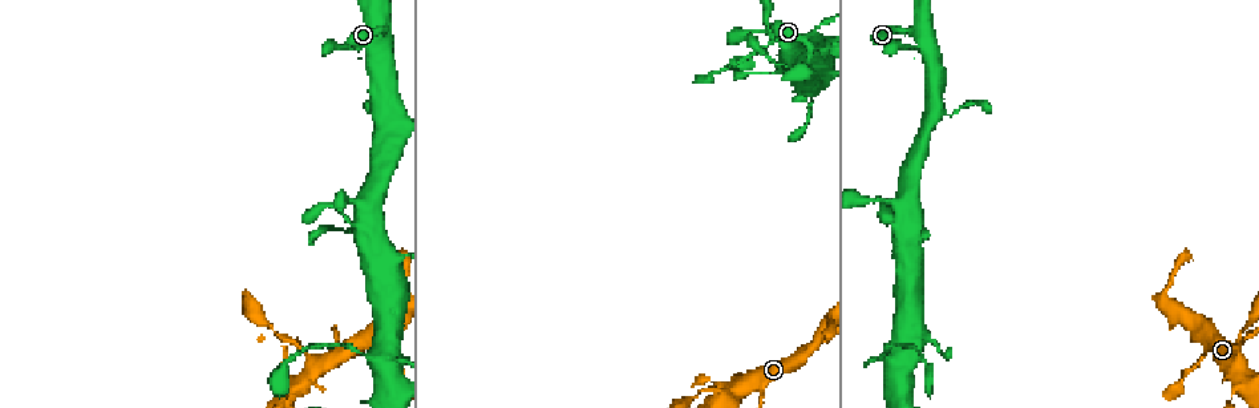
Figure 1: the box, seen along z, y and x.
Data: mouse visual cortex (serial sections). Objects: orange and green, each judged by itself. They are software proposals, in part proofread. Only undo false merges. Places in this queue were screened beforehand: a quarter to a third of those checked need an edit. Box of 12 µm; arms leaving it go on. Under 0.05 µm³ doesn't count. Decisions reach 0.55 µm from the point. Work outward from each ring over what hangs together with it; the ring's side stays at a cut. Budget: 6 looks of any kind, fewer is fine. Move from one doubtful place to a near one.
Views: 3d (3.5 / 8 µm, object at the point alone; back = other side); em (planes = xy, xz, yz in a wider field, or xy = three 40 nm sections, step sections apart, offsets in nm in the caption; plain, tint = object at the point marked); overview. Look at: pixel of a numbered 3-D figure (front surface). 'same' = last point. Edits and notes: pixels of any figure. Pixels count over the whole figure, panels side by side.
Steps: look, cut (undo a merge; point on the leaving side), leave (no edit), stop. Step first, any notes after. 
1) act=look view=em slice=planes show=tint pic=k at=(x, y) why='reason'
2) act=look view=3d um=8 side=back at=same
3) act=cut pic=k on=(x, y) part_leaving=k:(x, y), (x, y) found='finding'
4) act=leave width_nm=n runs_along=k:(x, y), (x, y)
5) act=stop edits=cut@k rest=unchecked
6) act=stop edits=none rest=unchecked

act=look view=3d um=3.5 side=back pic=1 at=(306, 381) why='four or more arms meet'

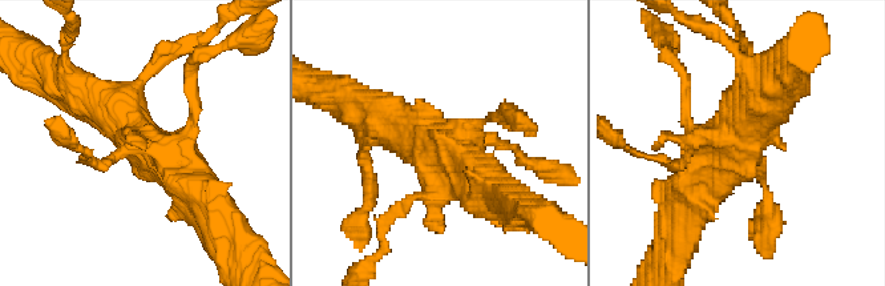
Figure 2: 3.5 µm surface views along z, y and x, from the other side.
act=look view=em slice=xy step=1 show=tint pic=2 at=(446, 151) arms=4 arm_widths_nm=100,150,450,500

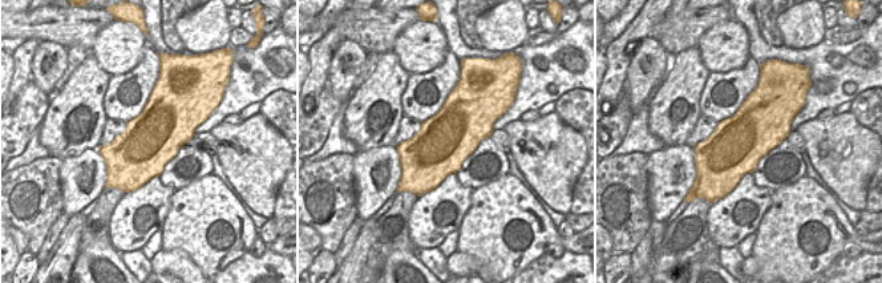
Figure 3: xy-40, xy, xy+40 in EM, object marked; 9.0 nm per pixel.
act=leave runs_along=2:(81, 92), (105, 100), (203, 198) found='all the same cell'

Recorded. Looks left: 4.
act=look view=3d um=3.5 pic=1 at=(893, 200) why='abrupt turn'

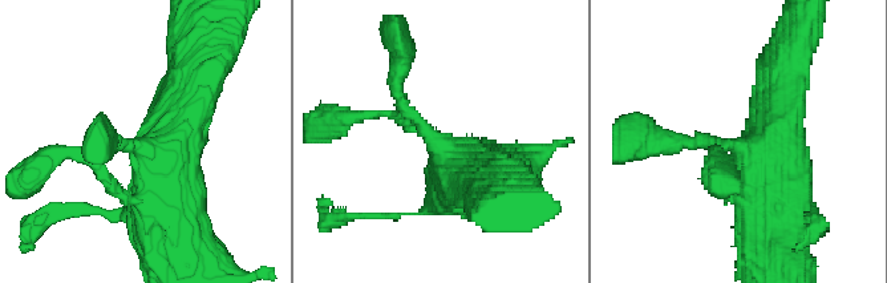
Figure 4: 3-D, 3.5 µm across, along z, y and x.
act=look view=em slice=xy step=1 show=tint pic=4 at=(437, 144) why='now the EM'

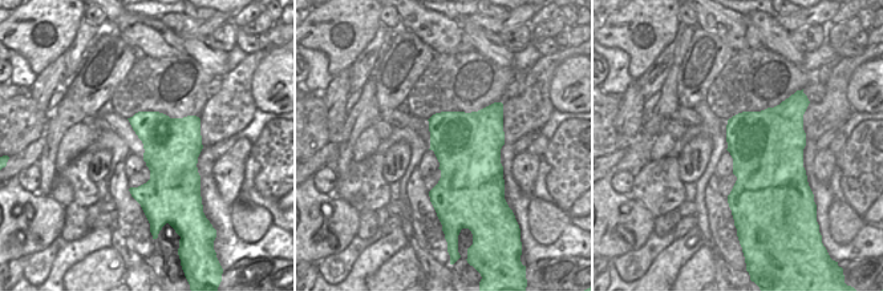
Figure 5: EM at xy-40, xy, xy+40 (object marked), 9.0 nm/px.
act=leave runs_along=4:(182, 117), (157, 223), (186, 269) found='continuous, no second cell'

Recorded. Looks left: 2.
act=look view=3d um=8 pic=1 at=(889, 361) why='sharp bend'

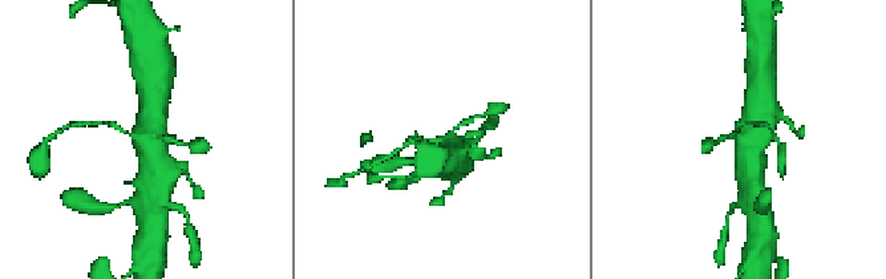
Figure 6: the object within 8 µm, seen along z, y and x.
act=look view=em slice=xy step=2 show=tint pic=6 at=(141, 136) why='shape alone is not enough'

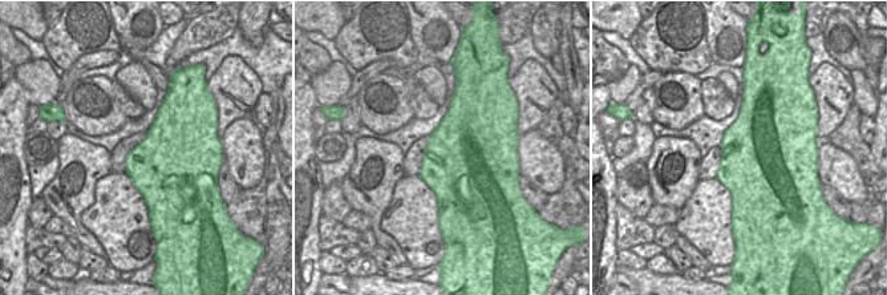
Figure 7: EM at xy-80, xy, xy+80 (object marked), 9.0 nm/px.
act=cut pic=6 on=(110, 124) found='a second cell is stuck on'

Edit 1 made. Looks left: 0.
act=stop edits=cut@6 rest=unchecked

